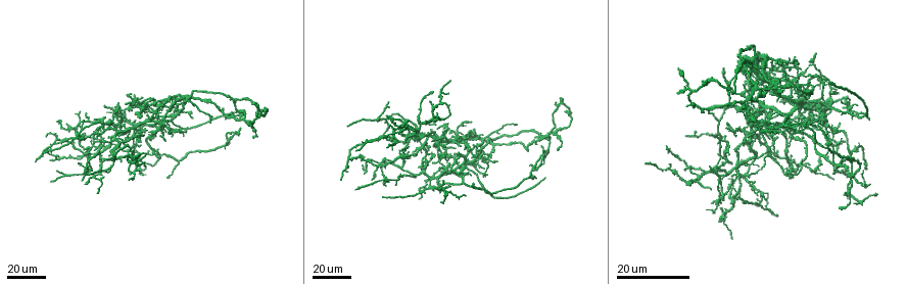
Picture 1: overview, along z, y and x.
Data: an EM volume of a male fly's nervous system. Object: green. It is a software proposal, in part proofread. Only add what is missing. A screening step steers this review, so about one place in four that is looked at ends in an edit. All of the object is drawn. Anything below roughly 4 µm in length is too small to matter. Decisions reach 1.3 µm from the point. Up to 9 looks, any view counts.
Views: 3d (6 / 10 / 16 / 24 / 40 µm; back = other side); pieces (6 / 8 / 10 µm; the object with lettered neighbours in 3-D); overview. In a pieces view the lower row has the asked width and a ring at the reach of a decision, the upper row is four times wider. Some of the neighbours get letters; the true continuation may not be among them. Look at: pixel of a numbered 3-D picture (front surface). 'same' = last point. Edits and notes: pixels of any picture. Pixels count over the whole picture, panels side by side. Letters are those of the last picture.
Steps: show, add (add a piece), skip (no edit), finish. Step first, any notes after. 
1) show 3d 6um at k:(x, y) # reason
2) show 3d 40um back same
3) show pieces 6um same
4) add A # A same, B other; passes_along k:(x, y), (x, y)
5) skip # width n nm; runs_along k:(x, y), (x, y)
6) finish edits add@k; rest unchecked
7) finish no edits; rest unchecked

show 3d 40um at 1:(235, 132) # long arm stops here

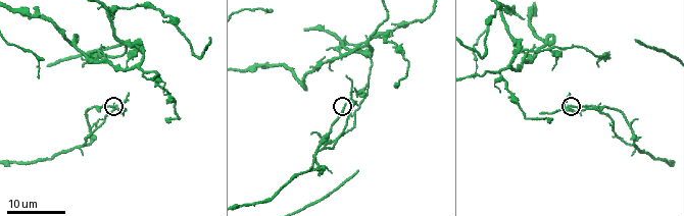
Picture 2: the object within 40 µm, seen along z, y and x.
show pieces 10um at 2:(344, 105)

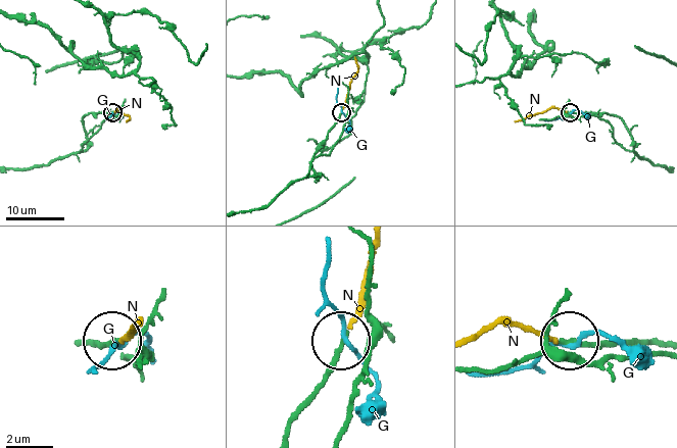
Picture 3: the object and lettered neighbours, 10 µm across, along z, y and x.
add N # G other, N same; passes_along 3:(81, 342), (119, 342), (135, 327); it goes on there

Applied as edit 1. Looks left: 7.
show 3d 16um at 2:(358, 172)

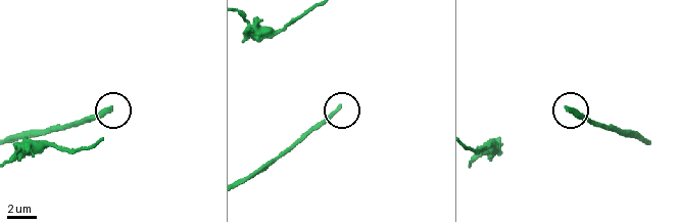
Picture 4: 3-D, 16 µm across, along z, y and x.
show pieces 10um at 4:(565, 106)

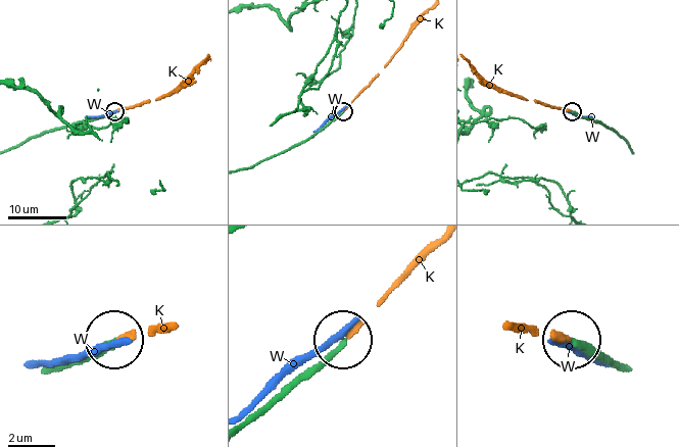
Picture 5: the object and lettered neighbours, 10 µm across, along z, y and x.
add K # width 230 nm; K same, W other; passes_along 5:(622, 369), (592, 358), (567, 336), (511, 331); the neuron continues

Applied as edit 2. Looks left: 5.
show overview

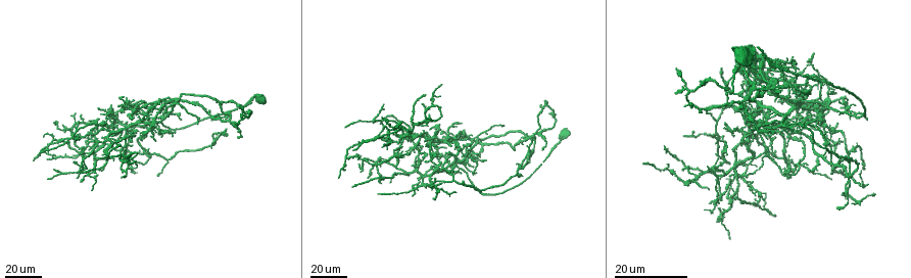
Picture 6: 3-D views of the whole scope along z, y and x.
show 3d 24um at 6:(225, 135) # branch stops here

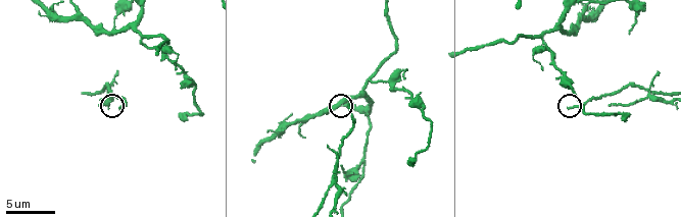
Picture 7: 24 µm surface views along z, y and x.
show pieces 8um at 7:(346, 104) # what lies round it

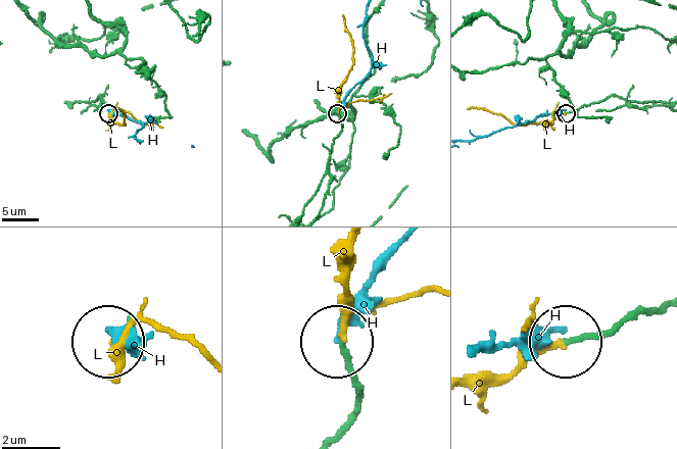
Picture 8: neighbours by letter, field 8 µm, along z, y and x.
add L # width 180 nm; H other, L same; it goes on there

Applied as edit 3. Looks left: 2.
show 3d 24um at 1:(158, 156) # free end

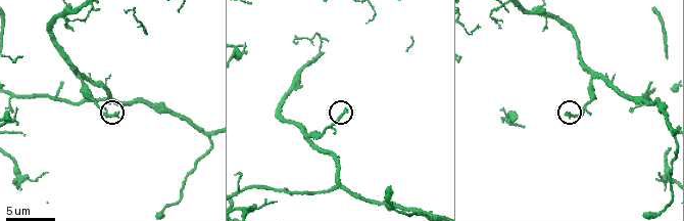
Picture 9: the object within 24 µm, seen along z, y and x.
show pieces 10um at 9:(566, 114)

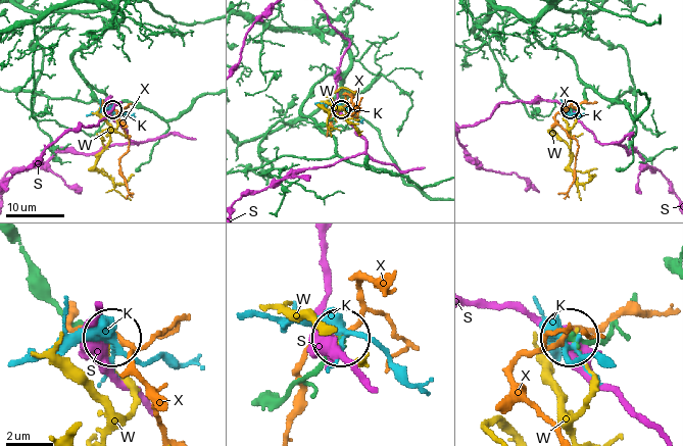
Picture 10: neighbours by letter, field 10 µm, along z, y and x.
skip # K other, S other, W other, X other; none of them fits

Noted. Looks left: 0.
finish edits add@3, add@5, add@8; rest unchecked

